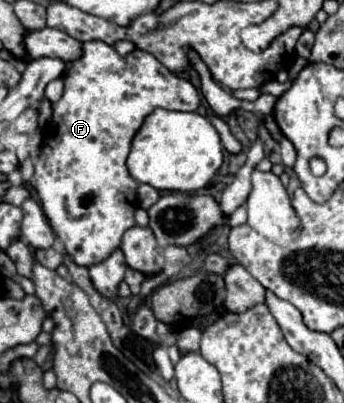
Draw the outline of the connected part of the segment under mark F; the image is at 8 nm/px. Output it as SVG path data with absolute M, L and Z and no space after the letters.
M98 41L82 45L84 55L72 63L64 75L64 95L54 103L54 115L50 129L44 137L40 155L32 157L34 177L32 187L36 189L42 209L56 233L64 241L66 253L74 263L90 267L108 259L108 255L122 245L122 235L126 229L134 227L136 213L136 189L138 183L130 177L126 169L126 155L130 153L130 143L144 123L146 115L156 107L170 111L196 111L200 107L200 95L194 85L174 73L170 73L154 55L134 49L132 53L120 57L114 47Z

